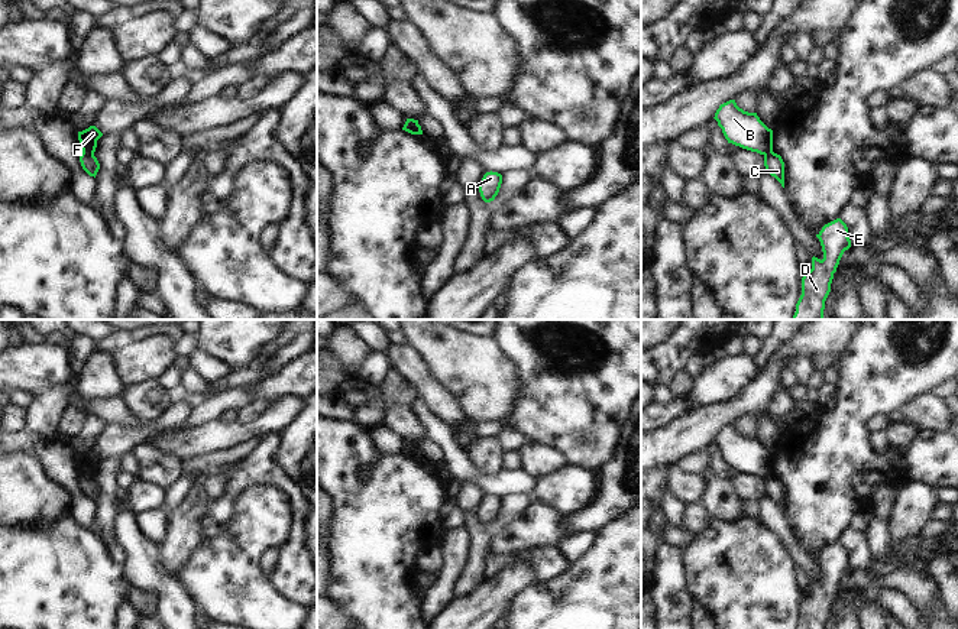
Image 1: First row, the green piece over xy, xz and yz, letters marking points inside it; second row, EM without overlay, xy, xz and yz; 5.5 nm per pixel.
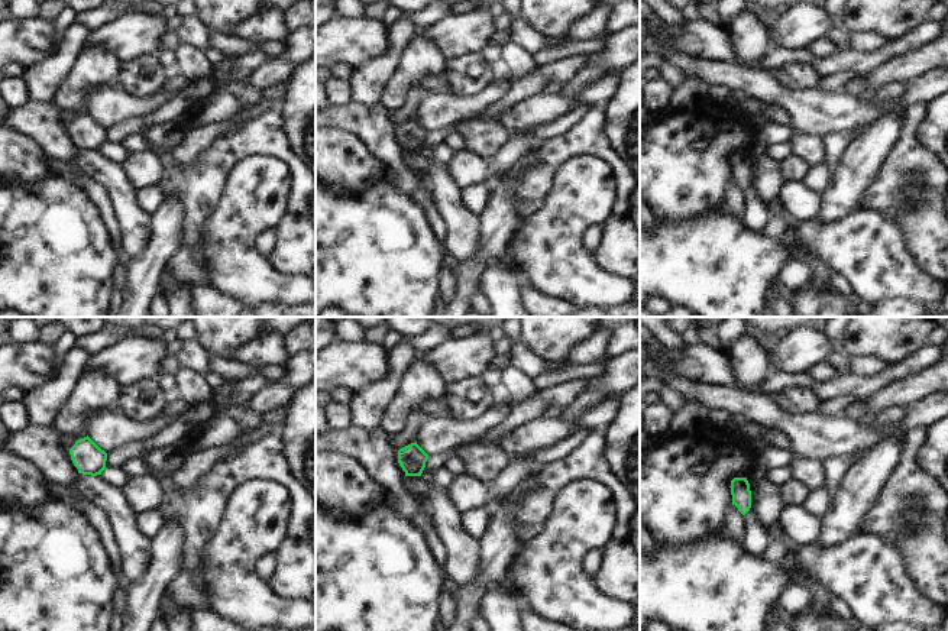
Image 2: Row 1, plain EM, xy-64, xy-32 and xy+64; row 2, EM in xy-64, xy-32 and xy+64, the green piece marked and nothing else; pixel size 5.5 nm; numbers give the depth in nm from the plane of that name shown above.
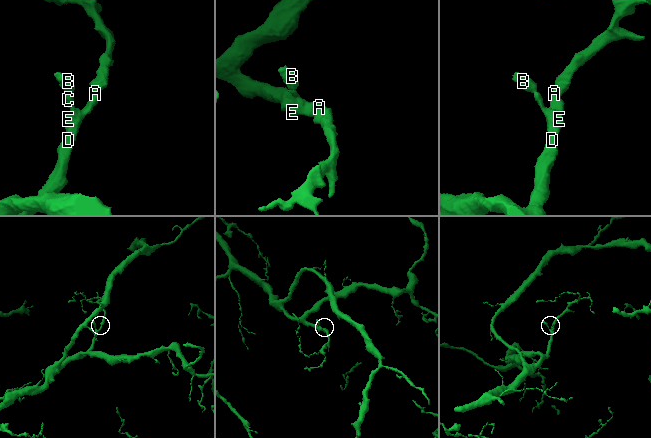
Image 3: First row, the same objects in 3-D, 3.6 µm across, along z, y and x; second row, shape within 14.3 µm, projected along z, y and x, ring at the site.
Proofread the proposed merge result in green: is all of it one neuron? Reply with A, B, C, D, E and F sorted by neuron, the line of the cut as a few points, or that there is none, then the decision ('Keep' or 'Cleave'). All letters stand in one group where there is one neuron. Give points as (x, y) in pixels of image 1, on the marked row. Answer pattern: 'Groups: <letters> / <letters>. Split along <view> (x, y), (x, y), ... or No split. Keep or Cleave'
Groups: A C D E / B F. Split along xy (83, 151), (93, 153). Cleave

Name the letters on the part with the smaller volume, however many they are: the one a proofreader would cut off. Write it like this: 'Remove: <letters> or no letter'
Remove: B, F

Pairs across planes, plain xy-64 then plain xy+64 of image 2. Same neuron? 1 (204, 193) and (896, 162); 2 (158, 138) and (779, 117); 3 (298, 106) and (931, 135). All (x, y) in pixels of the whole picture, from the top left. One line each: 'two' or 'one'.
1: one
2: one
3: one

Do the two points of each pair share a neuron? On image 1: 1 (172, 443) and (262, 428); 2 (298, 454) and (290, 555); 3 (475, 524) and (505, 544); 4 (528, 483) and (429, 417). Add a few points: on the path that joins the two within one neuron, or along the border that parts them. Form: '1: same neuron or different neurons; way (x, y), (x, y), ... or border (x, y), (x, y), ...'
1: same neuron; way (194, 441), (240, 433)
2: different neurons; border (280, 450), (281, 466), (301, 488)
3: different neurons; border (494, 537), (485, 555)
4: same neuron; way (501, 483), (476, 477), (450, 444)

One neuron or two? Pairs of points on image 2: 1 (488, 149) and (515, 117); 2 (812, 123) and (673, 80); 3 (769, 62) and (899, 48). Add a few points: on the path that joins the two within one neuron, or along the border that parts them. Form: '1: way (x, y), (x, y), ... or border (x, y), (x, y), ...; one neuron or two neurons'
1: border (495, 120), (510, 132); two neurons
2: border (666, 60), (686, 74); two neurons
3: way (801, 57), (815, 62), (867, 61); one neuron

